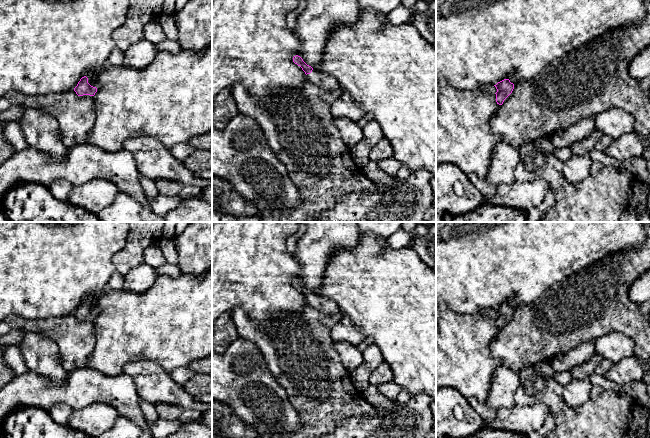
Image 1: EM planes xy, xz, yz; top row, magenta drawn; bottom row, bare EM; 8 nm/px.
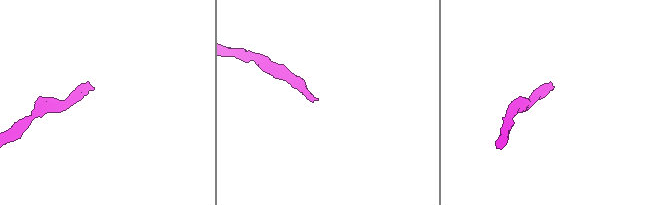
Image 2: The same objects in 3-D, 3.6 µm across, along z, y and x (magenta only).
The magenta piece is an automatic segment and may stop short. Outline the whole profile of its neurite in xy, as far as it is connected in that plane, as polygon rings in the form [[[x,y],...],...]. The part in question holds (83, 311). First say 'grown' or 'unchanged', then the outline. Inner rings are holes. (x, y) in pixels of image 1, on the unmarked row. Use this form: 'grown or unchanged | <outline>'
grown | [[[91,296],[80,303],[77,310],[74,312],[74,315],[78,320],[95,319],[95,317],[97,316],[97,310],[96,310],[97,298],[98,296]]]

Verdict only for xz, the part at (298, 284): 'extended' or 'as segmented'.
extended

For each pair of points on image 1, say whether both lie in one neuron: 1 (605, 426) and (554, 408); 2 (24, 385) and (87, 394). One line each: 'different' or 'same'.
1: same
2: same

